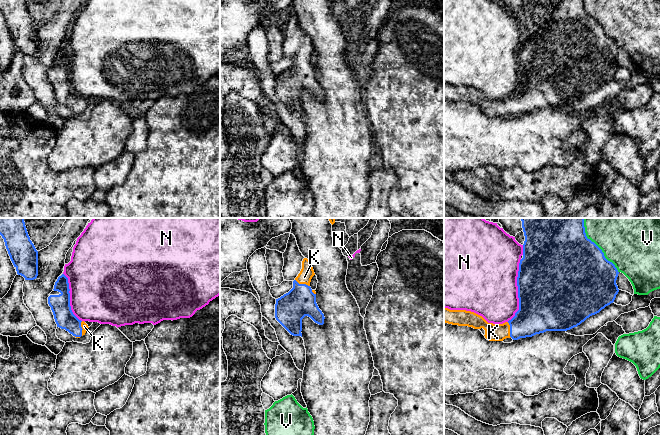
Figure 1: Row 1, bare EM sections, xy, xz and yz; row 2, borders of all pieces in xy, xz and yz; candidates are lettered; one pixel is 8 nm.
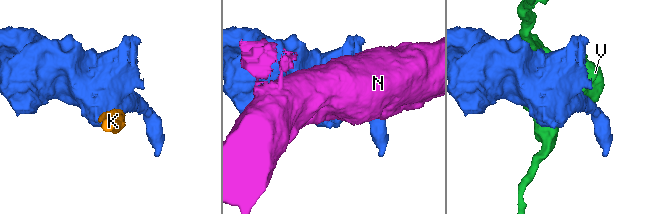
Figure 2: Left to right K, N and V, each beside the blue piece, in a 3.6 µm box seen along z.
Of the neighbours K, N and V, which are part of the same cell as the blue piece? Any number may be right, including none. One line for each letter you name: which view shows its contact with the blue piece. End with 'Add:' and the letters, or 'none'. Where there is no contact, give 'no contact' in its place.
K: contact in yz
Add: K

